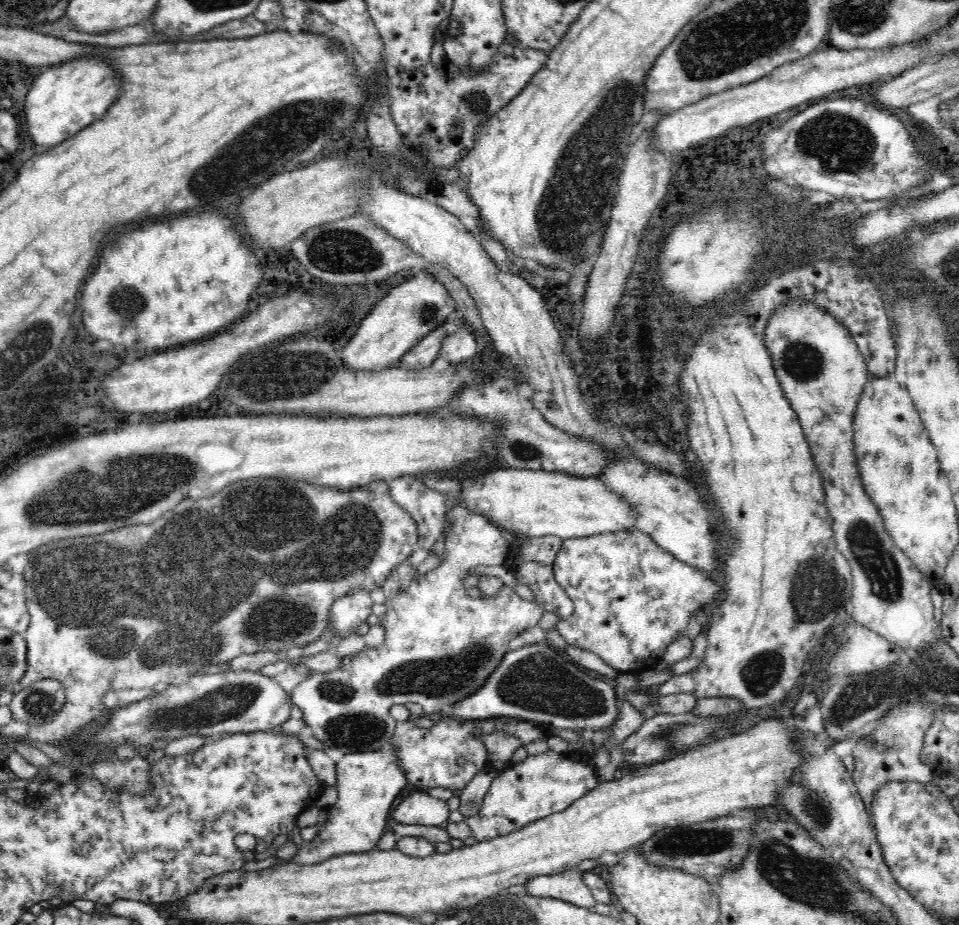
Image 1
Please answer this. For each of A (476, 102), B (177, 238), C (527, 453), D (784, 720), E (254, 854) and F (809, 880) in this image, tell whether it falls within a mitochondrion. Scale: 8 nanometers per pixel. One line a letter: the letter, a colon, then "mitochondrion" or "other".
A: mitochondrion
B: other
C: mitochondrion
D: other
E: other
F: mitochondrion

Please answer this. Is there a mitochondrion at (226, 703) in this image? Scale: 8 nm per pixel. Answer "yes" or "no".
yes

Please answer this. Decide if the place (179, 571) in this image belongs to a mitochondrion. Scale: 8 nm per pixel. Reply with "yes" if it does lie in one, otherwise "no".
yes

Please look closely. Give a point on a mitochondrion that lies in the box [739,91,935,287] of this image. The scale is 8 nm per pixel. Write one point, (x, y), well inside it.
(842, 145)

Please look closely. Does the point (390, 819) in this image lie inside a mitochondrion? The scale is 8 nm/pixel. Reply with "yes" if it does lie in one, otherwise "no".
no

